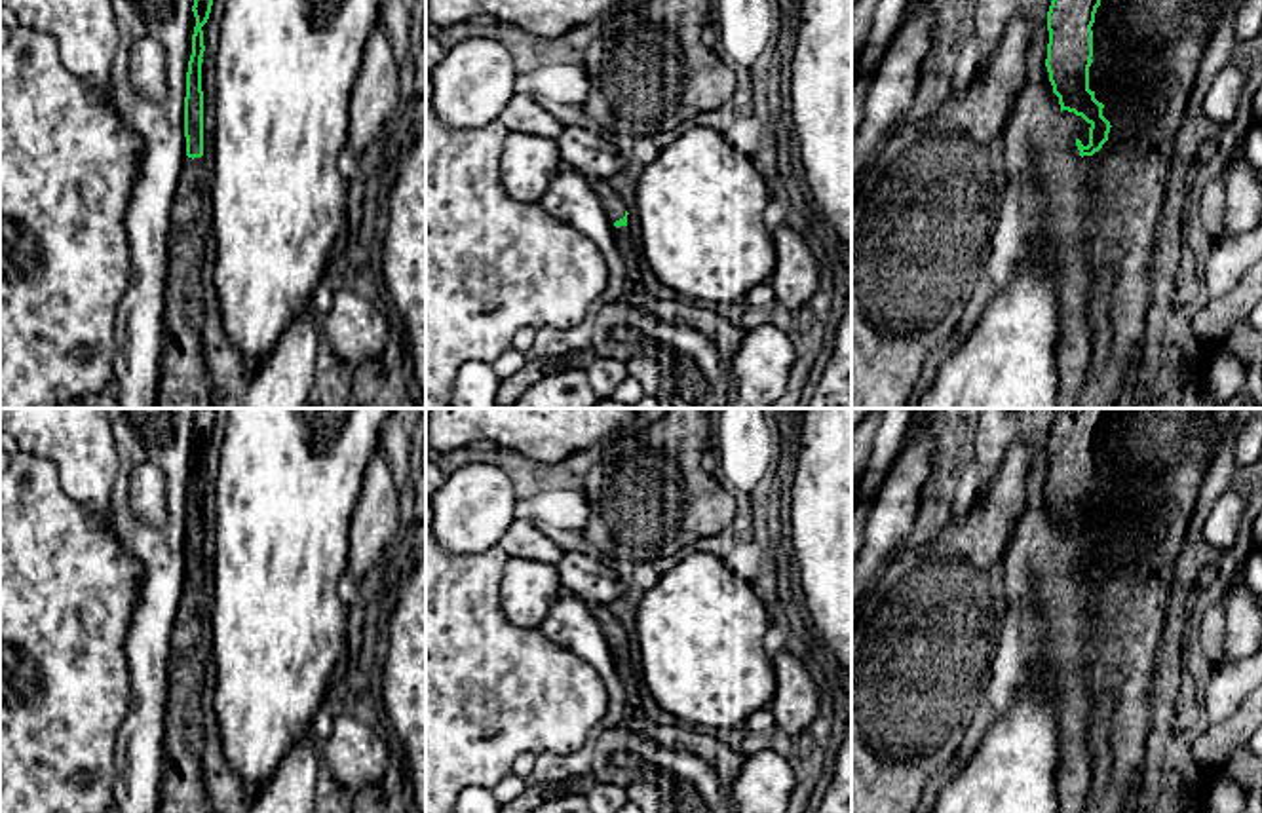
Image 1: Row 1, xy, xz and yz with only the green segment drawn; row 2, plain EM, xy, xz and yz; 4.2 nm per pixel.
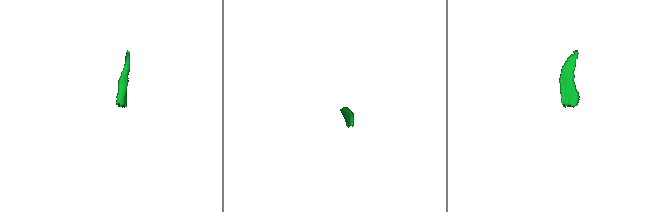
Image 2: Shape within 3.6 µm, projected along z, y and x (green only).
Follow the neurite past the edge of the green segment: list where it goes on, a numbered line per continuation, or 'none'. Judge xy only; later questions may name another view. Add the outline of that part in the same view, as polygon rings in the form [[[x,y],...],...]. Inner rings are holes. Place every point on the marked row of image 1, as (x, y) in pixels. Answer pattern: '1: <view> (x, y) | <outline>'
1: xy (183, 384) | [[[186,158],[169,215],[169,270],[165,283],[162,378],[156,408],[215,408],[201,329],[201,270],[211,230],[201,198],[201,158]]]

